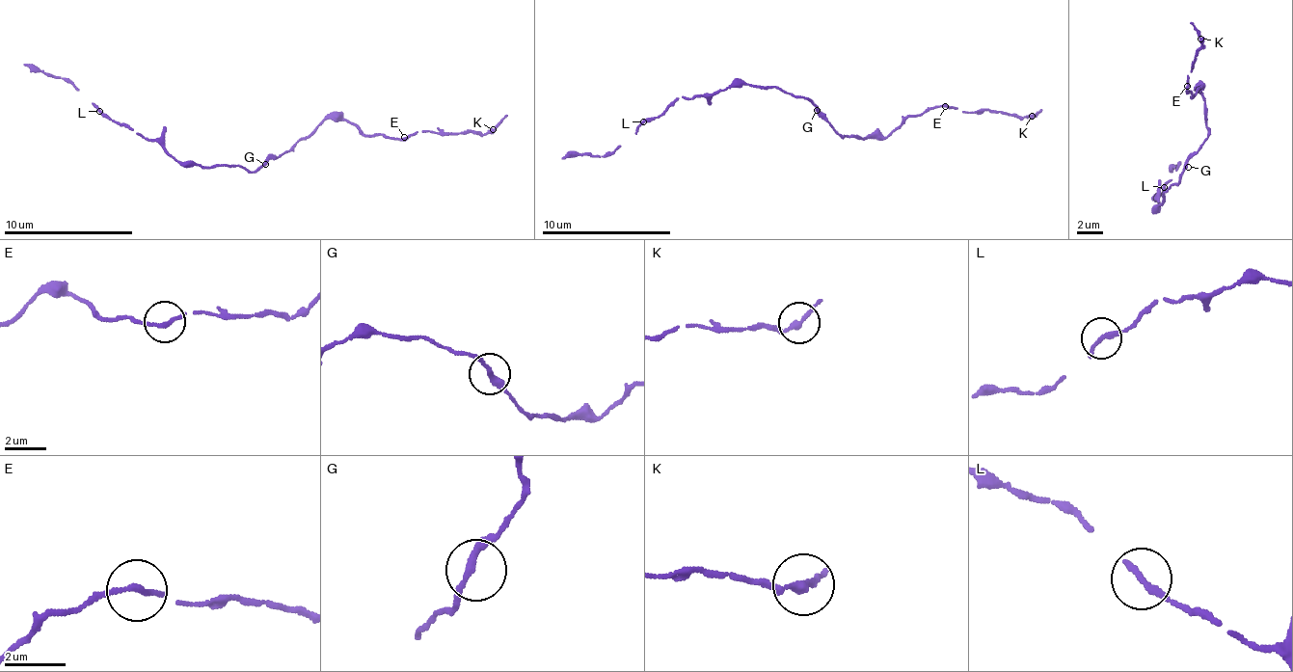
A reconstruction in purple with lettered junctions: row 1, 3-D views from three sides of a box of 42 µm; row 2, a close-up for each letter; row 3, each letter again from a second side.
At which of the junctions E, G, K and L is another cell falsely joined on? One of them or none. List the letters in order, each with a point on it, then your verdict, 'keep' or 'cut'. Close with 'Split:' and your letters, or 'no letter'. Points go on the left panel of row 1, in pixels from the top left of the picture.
E: place (404, 137); keep
G: place (265, 164); keep
K: place (493, 129); keep
L: place (99, 111); keep
Split: no letter

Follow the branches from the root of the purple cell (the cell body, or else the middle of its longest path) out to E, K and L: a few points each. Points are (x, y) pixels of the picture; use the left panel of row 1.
E: (262, 163), (275, 159), (305, 139), (326, 118), (345, 119), (367, 135), (397, 141), (404, 137)
K: (262, 163), (305, 139), (326, 118), (345, 119), (367, 135), (390, 140), (407, 140), (417, 132), (494, 130)
L: (262, 163), (251, 173), (235, 166), (182, 164), (159, 143), (112, 121), (98, 110)

